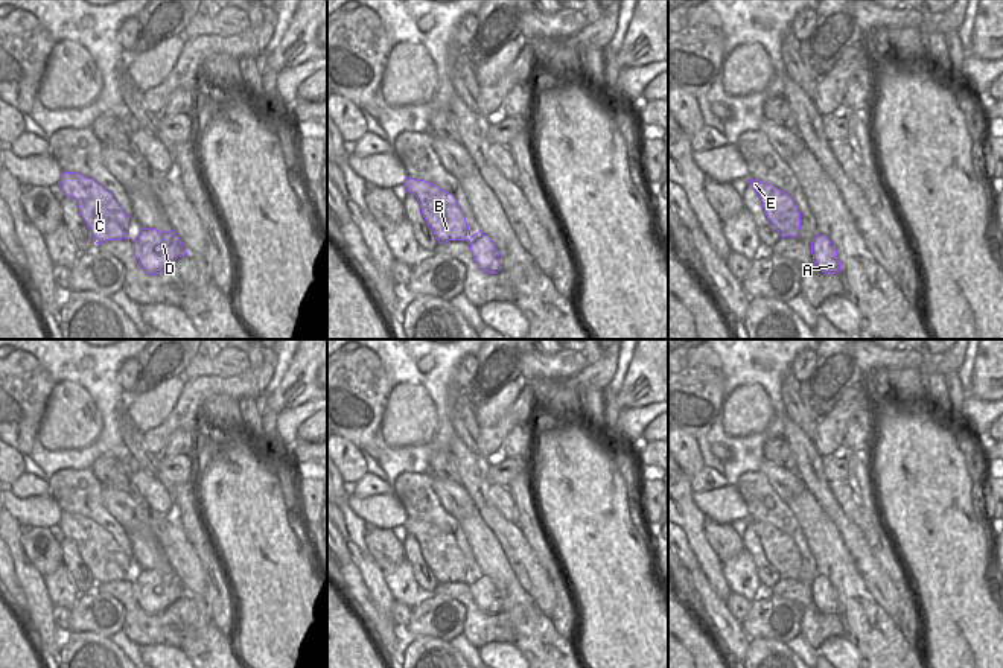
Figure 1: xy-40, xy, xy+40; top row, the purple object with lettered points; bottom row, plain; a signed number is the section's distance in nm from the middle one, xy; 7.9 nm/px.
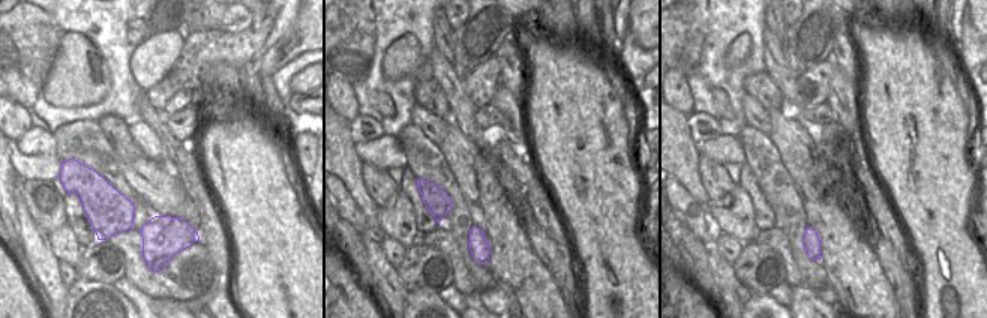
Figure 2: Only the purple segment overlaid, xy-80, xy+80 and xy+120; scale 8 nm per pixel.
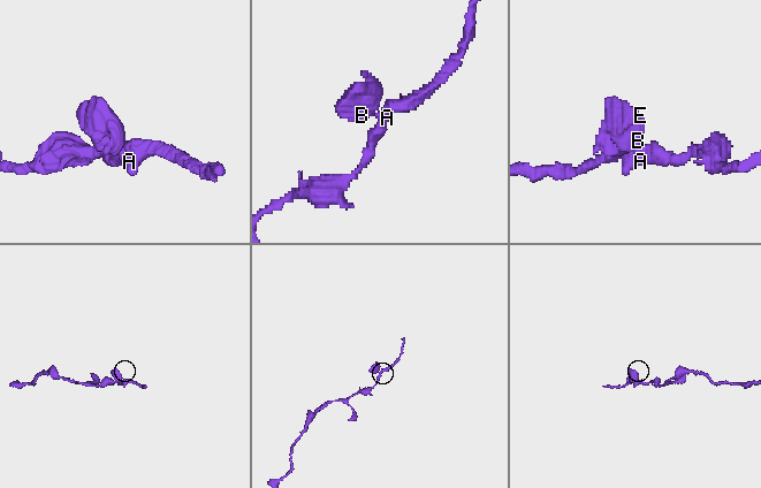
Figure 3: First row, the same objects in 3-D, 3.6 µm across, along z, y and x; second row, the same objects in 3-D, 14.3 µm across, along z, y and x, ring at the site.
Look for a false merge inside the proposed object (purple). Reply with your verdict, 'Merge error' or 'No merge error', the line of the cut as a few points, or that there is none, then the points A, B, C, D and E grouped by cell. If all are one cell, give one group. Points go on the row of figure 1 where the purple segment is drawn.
No merge error. No split. Groups: A B C D E.

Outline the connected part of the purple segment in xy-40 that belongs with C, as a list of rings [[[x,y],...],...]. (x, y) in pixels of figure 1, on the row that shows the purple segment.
[[[62,172],[58,186],[76,201],[96,243],[128,239],[128,215],[99,183],[76,172]]]

